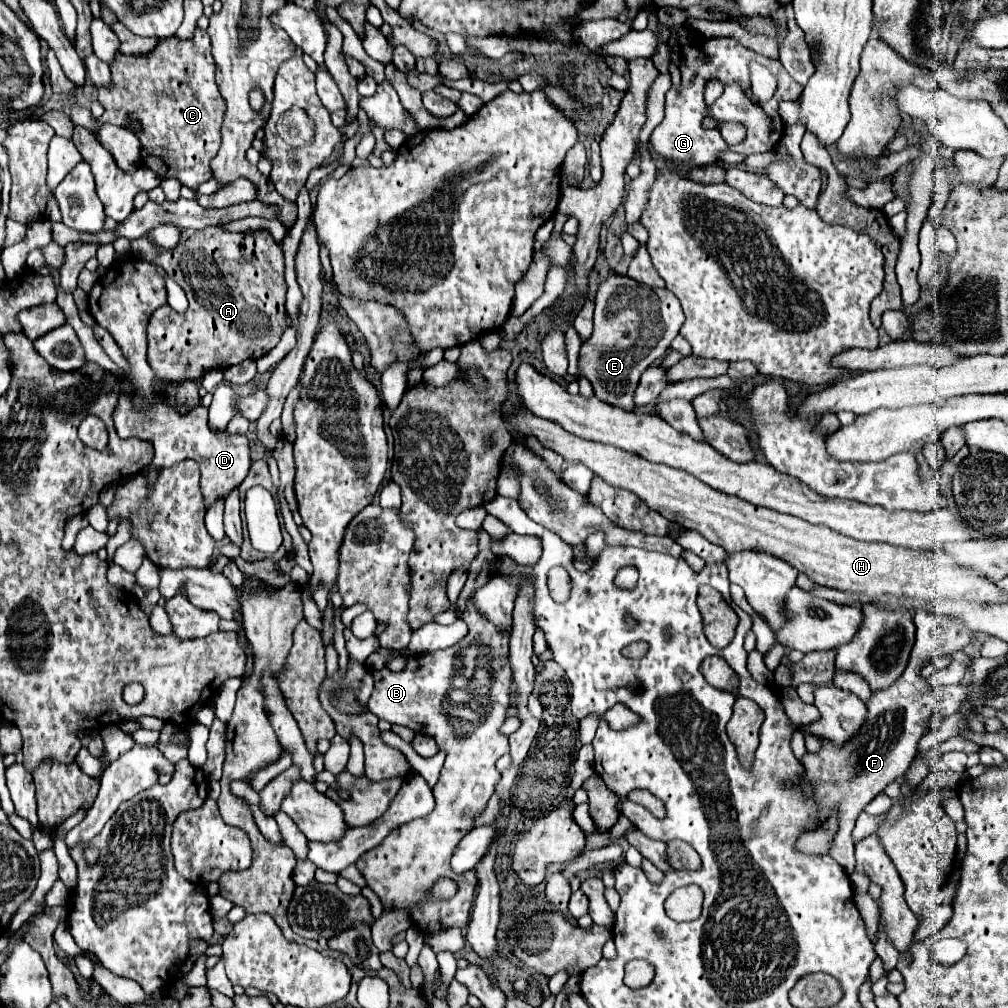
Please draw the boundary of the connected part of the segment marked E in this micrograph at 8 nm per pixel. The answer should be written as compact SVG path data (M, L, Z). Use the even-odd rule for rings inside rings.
M612 276L600 284L594 310L594 334L580 348L580 374L594 386L594 396L622 410L634 410L638 376L660 360L678 336L684 312L666 288L650 288L628 276Z

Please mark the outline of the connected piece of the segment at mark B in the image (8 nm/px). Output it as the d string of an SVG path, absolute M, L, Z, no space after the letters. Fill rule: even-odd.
M468 600L466 612L464 612L464 622L468 624L468 636L464 640L460 640L458 644L454 644L452 648L436 650L432 654L424 654L424 656L418 656L418 658L409 657L407 660L408 666L406 666L404 672L392 672L392 670L386 670L386 668L382 668L380 672L376 670L374 672L374 680L376 680L374 692L372 692L366 708L361 707L356 700L356 696L348 690L334 690L330 692L332 704L342 714L359 714L365 710L370 711L374 716L378 716L378 718L382 718L382 720L386 720L390 724L400 724L400 726L412 728L414 732L432 736L438 742L438 746L448 752L444 768L442 768L442 774L440 774L440 780L436 784L436 810L432 810L426 818L418 818L418 820L412 820L412 822L406 822L406 824L398 826L390 836L386 836L382 840L382 844L378 844L376 848L372 848L370 852L366 852L366 854L362 854L358 858L358 870L364 874L368 886L376 892L376 896L380 898L382 906L386 910L394 910L394 908L410 910L414 924L424 934L436 934L440 930L454 928L454 926L464 928L464 924L468 922L468 914L470 914L470 908L472 908L472 902L474 902L476 876L474 876L472 870L468 870L466 874L454 874L450 870L450 858L452 858L452 850L458 846L462 836L470 832L474 818L478 814L482 814L482 810L486 808L488 798L494 794L494 786L500 780L500 772L494 768L494 764L496 764L496 760L502 754L508 752L508 736L502 736L500 730L498 730L504 724L504 720L506 720L504 712L510 706L510 698L508 696L504 698L504 702L492 702L490 704L490 712L484 714L482 720L458 720L456 712L444 712L442 710L442 704L448 700L448 692L452 690L450 682L458 674L458 664L456 662L464 654L464 650L468 646L476 644L476 642L486 646L486 648L490 648L488 656L490 656L492 680L500 680L504 684L504 688L508 688L512 684L510 666L508 666L508 636L510 634L508 632L500 632L498 628L494 628L488 620L484 620L474 610L476 610L474 604ZM438 878L450 878L450 880L454 880L458 884L458 892L454 894L454 898L450 898L450 900L434 900L434 898L426 896L426 890L430 890Z

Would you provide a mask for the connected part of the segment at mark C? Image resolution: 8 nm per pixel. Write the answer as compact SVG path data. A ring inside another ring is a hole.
M197 28L194 37L189 40L180 40L177 37L161 39L154 48L154 52L150 52L150 56L124 56L122 54L122 64L118 64L118 56L116 56L114 64L110 64L110 72L112 72L110 88L98 90L98 102L104 106L104 114L98 118L97 122L93 119L90 109L73 104L70 119L75 126L92 130L96 124L94 136L98 138L98 130L102 124L116 124L116 126L128 128L130 122L136 122L138 128L134 130L134 134L140 138L140 144L142 144L142 156L140 156L142 166L154 170L158 178L176 178L182 184L180 197L195 199L202 208L224 208L236 202L256 200L256 192L254 192L256 186L250 184L248 180L236 180L234 184L228 184L210 196L196 196L194 191L212 176L210 160L216 156L220 148L220 124L224 118L224 100L218 94L218 86L214 80L216 66L210 52L210 37L205 30Z

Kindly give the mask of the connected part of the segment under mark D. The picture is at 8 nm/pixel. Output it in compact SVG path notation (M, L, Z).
M46 266L50 270L50 278L56 284L58 290L58 298L56 304L66 310L66 318L68 324L74 326L84 350L86 350L86 358L90 362L96 362L102 370L106 370L108 374L112 374L118 382L120 382L120 398L118 398L118 406L114 408L114 430L120 438L130 438L130 436L140 436L144 440L150 440L154 444L154 460L152 464L156 468L166 468L166 466L174 466L184 458L192 458L200 464L202 470L202 496L206 502L206 510L212 508L212 504L220 498L226 498L234 488L238 488L244 478L248 476L250 470L250 448L248 448L248 438L246 436L238 436L238 434L228 434L228 432L214 432L208 426L208 412L204 406L198 406L194 410L190 410L186 416L180 416L174 408L170 408L168 404L156 402L150 408L138 408L132 402L132 396L136 394L134 384L130 384L130 380L126 380L124 372L106 356L106 352L102 350L102 346L98 344L98 340L92 334L92 328L88 328L86 324L82 324L82 320L78 318L78 310L76 304L72 300L72 292L62 292L62 288L58 288L58 268Z

